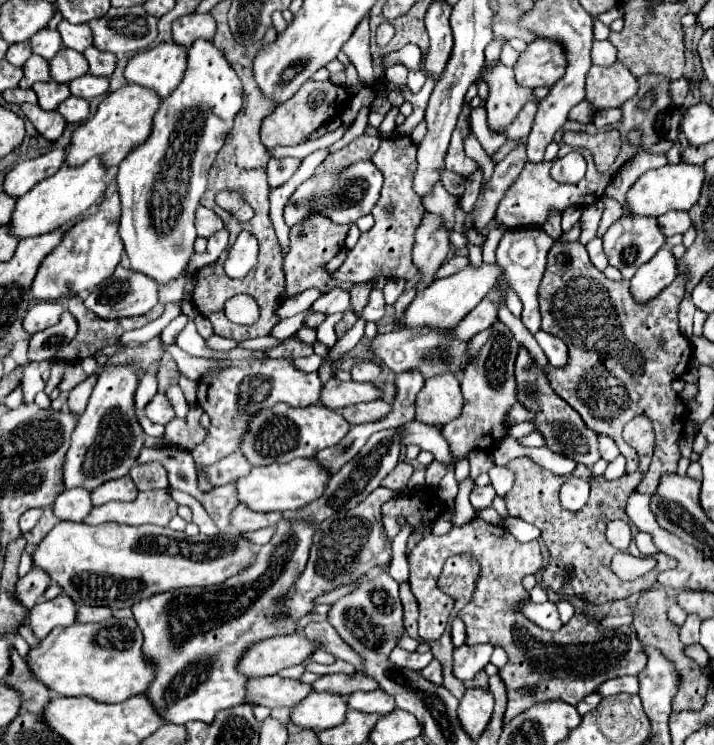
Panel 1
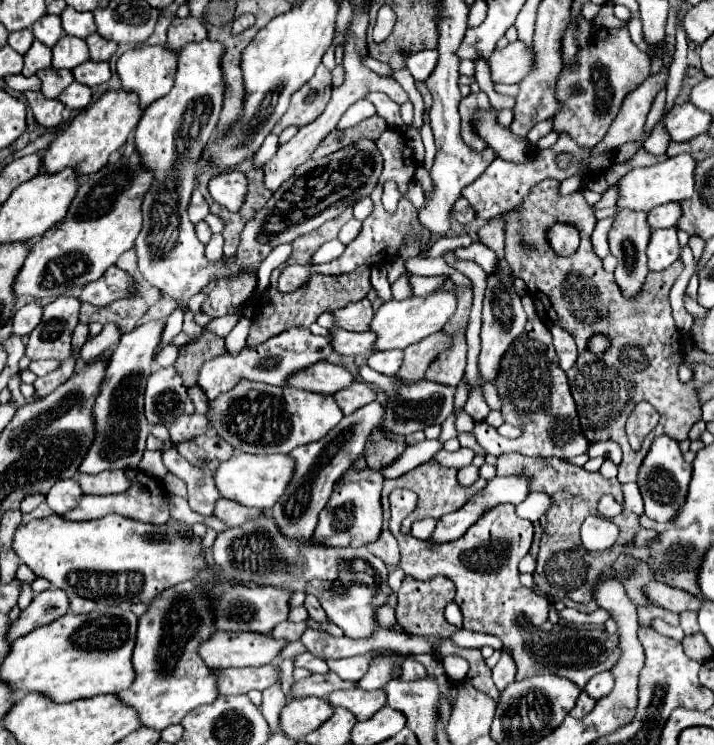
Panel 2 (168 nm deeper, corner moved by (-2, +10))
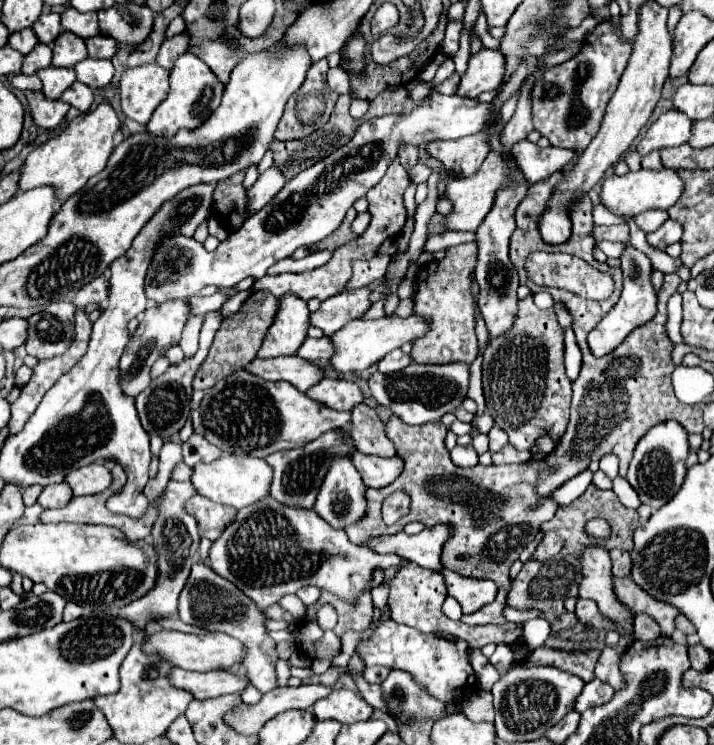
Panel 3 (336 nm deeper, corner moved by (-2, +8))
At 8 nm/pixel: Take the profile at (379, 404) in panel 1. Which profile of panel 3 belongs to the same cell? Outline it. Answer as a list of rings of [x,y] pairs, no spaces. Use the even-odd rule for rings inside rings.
[[[324,378],[306,394],[326,404],[328,408],[344,410],[344,412],[350,412],[356,404],[364,402],[364,394],[360,386],[352,380],[342,380],[342,378]]]

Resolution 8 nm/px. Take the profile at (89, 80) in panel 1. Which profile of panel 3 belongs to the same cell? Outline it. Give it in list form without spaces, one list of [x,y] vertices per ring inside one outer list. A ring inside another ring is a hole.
[[[86,58],[78,66],[74,66],[78,82],[90,86],[90,88],[104,88],[110,84],[114,76],[114,68],[110,60],[94,60]]]

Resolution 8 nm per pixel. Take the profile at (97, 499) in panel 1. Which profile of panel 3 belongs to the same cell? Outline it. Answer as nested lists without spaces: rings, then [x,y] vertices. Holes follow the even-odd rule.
[[[94,462],[84,468],[68,472],[66,482],[70,484],[74,496],[98,494],[98,492],[104,492],[112,484],[112,474],[104,464]]]

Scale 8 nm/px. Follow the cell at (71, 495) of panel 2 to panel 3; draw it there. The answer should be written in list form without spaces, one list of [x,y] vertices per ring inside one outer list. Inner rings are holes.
[[[60,482],[60,484],[44,488],[40,498],[38,498],[38,502],[42,504],[42,508],[62,508],[62,506],[68,504],[68,500],[72,496],[74,494],[70,492],[70,486],[66,482]]]

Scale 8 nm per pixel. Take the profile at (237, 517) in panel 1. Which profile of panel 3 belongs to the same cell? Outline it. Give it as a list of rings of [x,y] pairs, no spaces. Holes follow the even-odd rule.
[[[192,496],[186,502],[186,512],[198,520],[200,536],[210,538],[212,542],[230,526],[230,520],[236,516],[236,508],[226,508],[224,504],[214,504],[204,496]]]

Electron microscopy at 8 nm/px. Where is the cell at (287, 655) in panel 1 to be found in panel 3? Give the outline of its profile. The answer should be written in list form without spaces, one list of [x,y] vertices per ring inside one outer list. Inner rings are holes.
[[[160,630],[152,634],[144,646],[148,654],[158,654],[166,660],[170,660],[174,666],[184,668],[184,670],[198,670],[198,672],[208,672],[208,670],[224,670],[234,664],[242,664],[246,650],[240,640],[234,640],[232,636],[226,636],[222,632],[208,632],[204,636],[198,634],[184,634],[184,632],[166,632]]]

